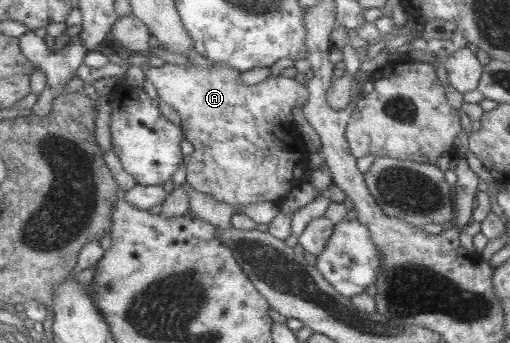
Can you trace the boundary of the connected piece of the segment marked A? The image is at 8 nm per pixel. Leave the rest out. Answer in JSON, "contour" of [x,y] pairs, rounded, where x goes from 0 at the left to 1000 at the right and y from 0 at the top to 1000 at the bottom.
{"contour":[[[439,181],[416,184],[414,198],[371,195],[337,184],[318,195],[286,195],[284,216],[304,251],[312,289],[351,324],[355,370],[380,440],[363,452],[365,528],[388,557],[406,563],[431,592],[449,592],[461,615],[480,598],[537,586],[549,592],[573,551],[588,542],[602,496],[612,493],[610,449],[598,411],[588,405],[588,376],[576,347],[576,318],[594,315],[608,292],[604,239],[588,222],[529,222],[506,248],[482,248],[473,227],[476,207]]]}

